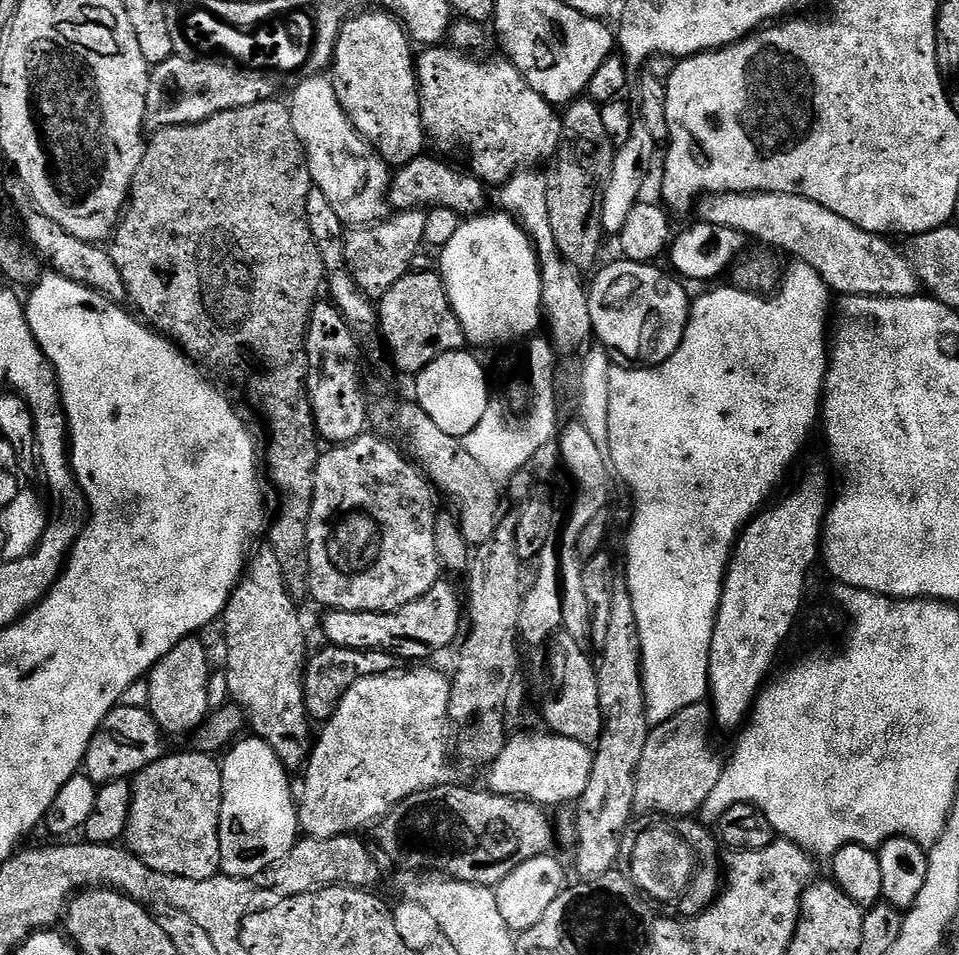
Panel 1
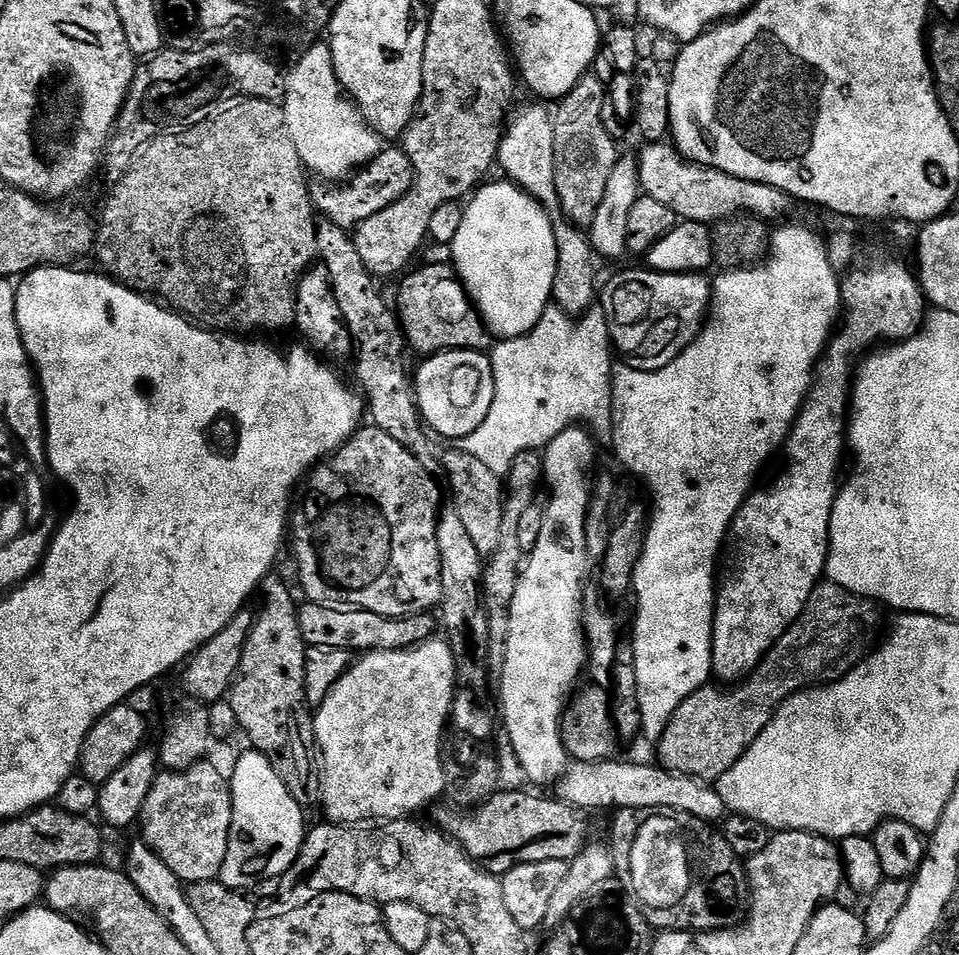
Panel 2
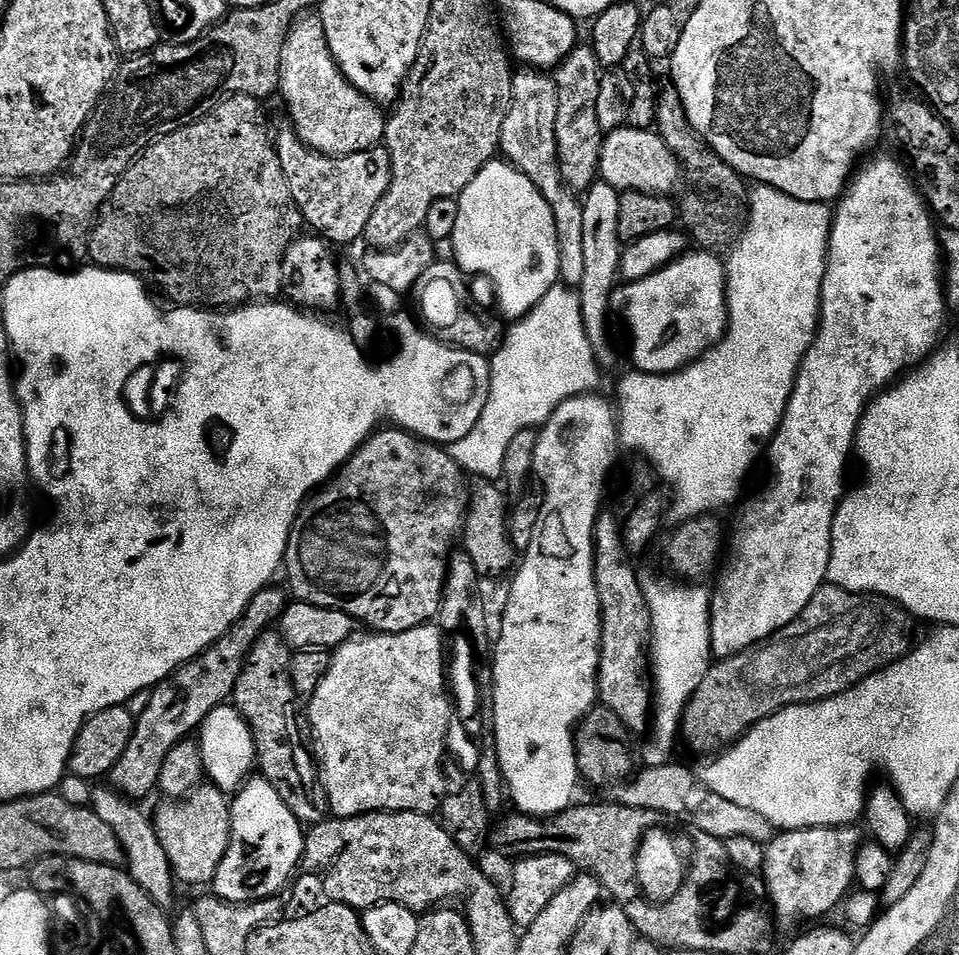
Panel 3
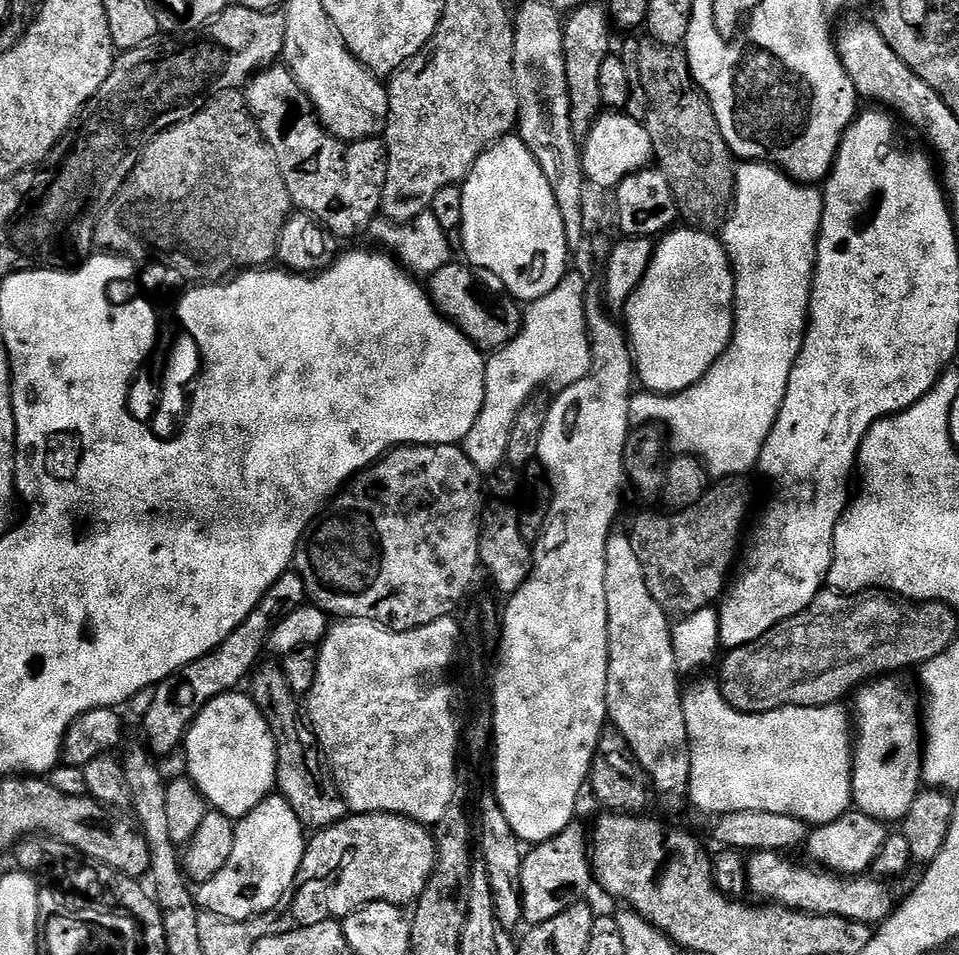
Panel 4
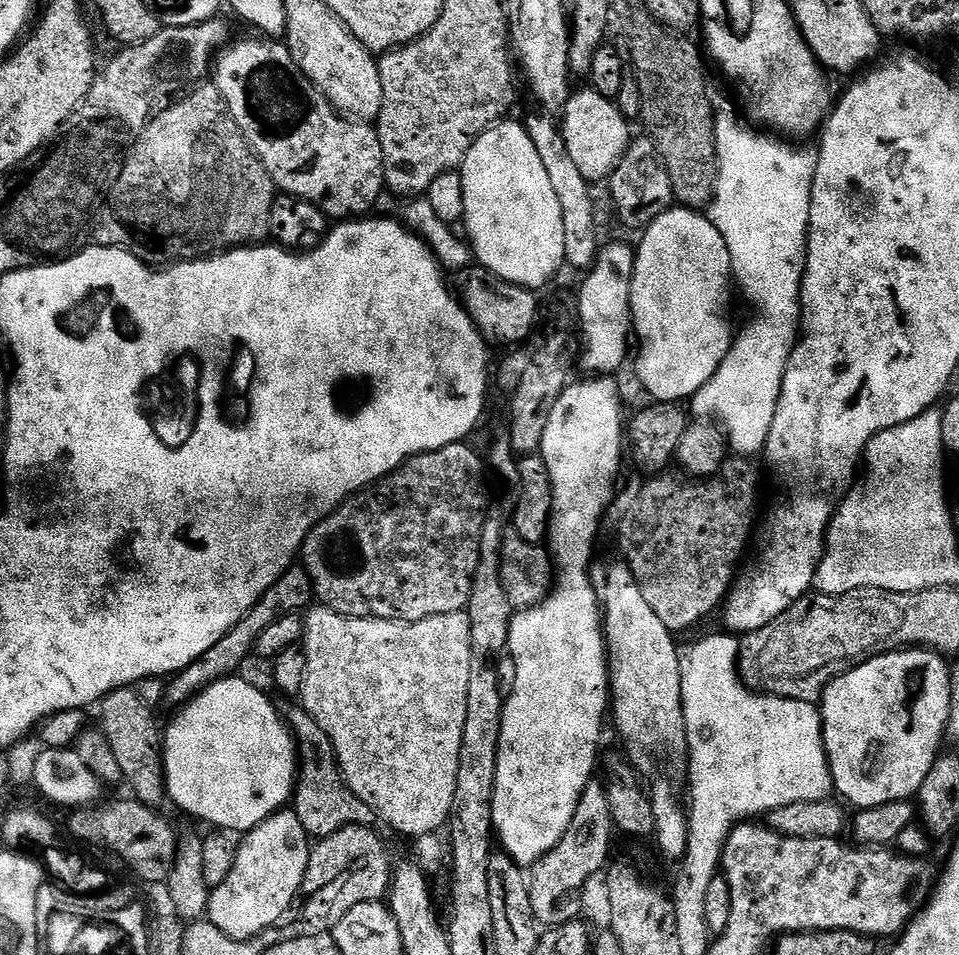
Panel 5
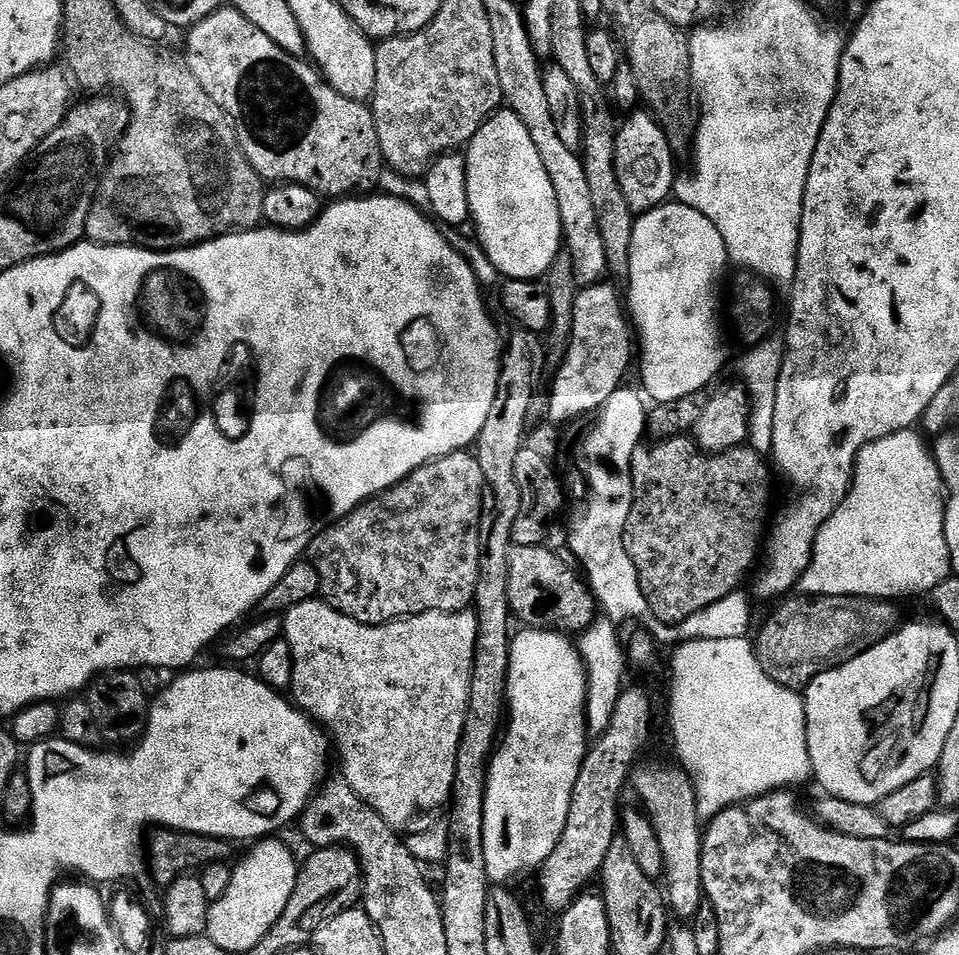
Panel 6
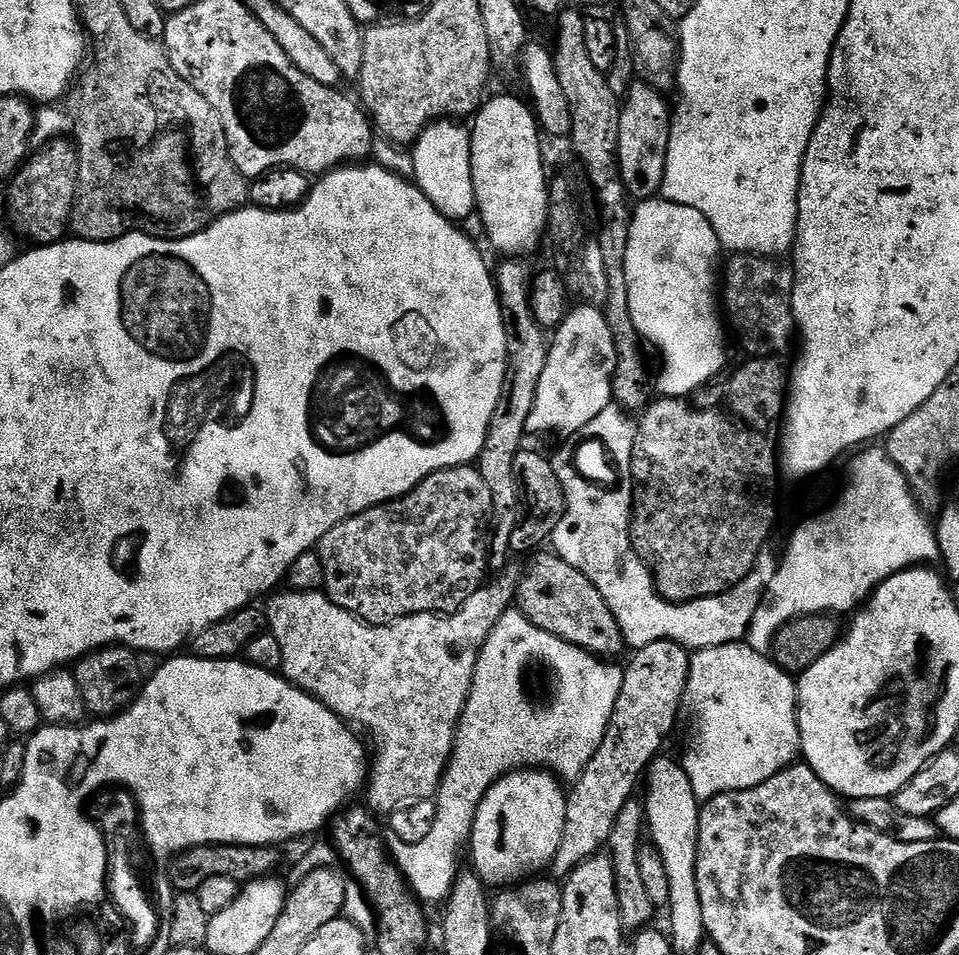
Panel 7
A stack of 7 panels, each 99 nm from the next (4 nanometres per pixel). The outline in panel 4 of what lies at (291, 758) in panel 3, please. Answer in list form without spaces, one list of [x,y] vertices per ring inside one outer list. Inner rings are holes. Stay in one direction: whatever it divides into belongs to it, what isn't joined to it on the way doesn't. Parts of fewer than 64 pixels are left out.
[[[283,667],[262,668],[251,677],[250,695],[267,718],[276,739],[276,788],[290,806],[290,810],[298,814],[305,829],[328,828],[349,815],[348,804],[340,789],[330,782],[329,773],[325,769],[323,772],[322,769],[316,768],[320,764],[320,756],[322,760],[316,733],[306,723],[302,715],[301,701],[294,694],[294,690],[290,690],[290,682],[286,682]]]

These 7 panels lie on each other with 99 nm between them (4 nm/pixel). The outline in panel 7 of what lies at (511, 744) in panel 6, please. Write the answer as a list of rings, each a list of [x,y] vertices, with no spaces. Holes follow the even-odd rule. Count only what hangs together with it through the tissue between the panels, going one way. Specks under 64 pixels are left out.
[[[516,769],[514,772],[509,772],[502,779],[494,784],[487,791],[486,797],[483,798],[482,802],[479,804],[479,809],[475,814],[475,822],[472,827],[472,837],[469,840],[470,852],[472,848],[472,864],[473,871],[475,871],[480,876],[480,880],[490,888],[505,888],[511,887],[524,879],[529,877],[529,874],[538,868],[544,867],[544,869],[551,863],[554,854],[557,853],[558,846],[562,842],[562,834],[565,832],[565,806],[567,804],[567,793],[565,789],[562,790],[563,785],[561,781],[555,777],[552,773],[543,769]]]

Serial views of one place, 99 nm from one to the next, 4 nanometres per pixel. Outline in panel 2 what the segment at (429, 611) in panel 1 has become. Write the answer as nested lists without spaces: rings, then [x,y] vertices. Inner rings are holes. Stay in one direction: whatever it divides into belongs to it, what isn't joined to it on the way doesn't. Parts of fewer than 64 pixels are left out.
[[[304,602],[298,608],[298,626],[308,648],[337,648],[349,654],[367,654],[415,648],[433,639],[432,619],[428,614],[418,616],[383,616],[370,610]]]

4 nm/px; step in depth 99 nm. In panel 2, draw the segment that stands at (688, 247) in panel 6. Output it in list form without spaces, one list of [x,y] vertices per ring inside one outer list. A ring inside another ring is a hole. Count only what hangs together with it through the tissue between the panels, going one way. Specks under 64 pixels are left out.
[[[620,272],[608,285],[603,285],[598,300],[608,317],[608,335],[611,343],[624,355],[623,363],[643,372],[653,372],[666,366],[696,339],[710,312],[710,284],[700,274],[678,272]]]

